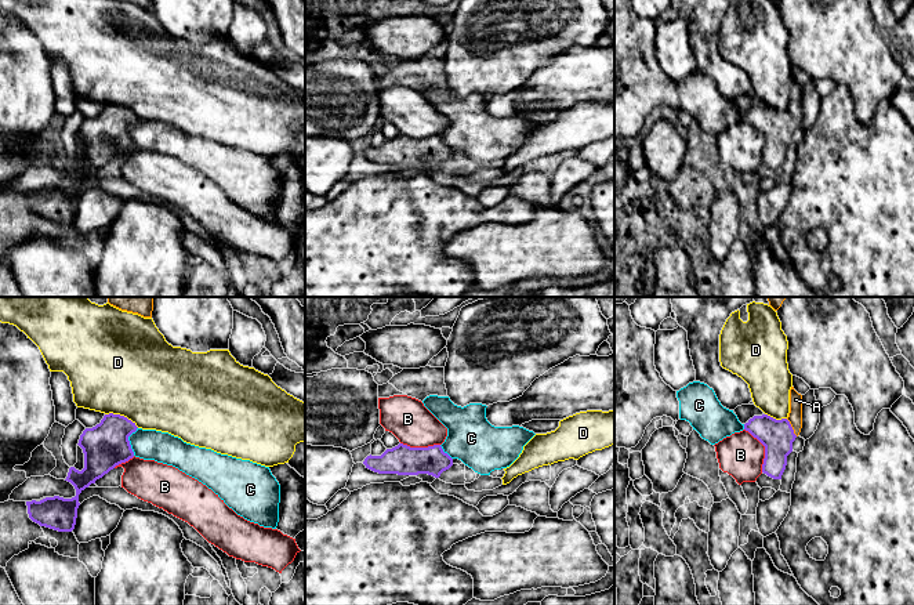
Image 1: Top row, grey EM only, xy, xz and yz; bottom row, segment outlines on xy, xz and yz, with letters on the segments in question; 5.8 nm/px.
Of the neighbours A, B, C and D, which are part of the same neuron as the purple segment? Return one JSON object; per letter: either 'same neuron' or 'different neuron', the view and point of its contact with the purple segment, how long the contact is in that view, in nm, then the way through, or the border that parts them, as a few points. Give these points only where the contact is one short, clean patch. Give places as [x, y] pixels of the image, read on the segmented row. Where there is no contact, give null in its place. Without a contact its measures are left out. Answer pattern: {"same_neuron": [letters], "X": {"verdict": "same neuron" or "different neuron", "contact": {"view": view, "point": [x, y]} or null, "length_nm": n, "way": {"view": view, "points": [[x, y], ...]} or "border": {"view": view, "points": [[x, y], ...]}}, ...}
{"same_neuron": ["A"], "A": {"verdict": "same neuron", "contact": {"view": "yz", "point": [791, 427]}, "length_nm": 120, "way": {"view": "yz", "points": [[776, 435], [791, 427], [795, 415], [795, 399]]}}, "B": {"verdict": "different neuron", "contact": {"view": "yz", "point": [765, 449]}, "length_nm": 280, "border": {"view": "yz", "points": [[744, 428], [764, 446], [762, 471]]}}, "C": {"verdict": "different neuron", "contact": {"view": "xy", "point": [129, 441]}, "length_nm": 170, "border": {"view": "xy", "points": [[137, 427], [129, 437], [133, 455]]}}, "D": {"verdict": "different neuron", "contact": {"view": "xy", "point": [122, 416]}, "length_nm": 220, "border": {"view": "xy", "points": [[105, 413], [123, 415], [138, 427]]}}}

